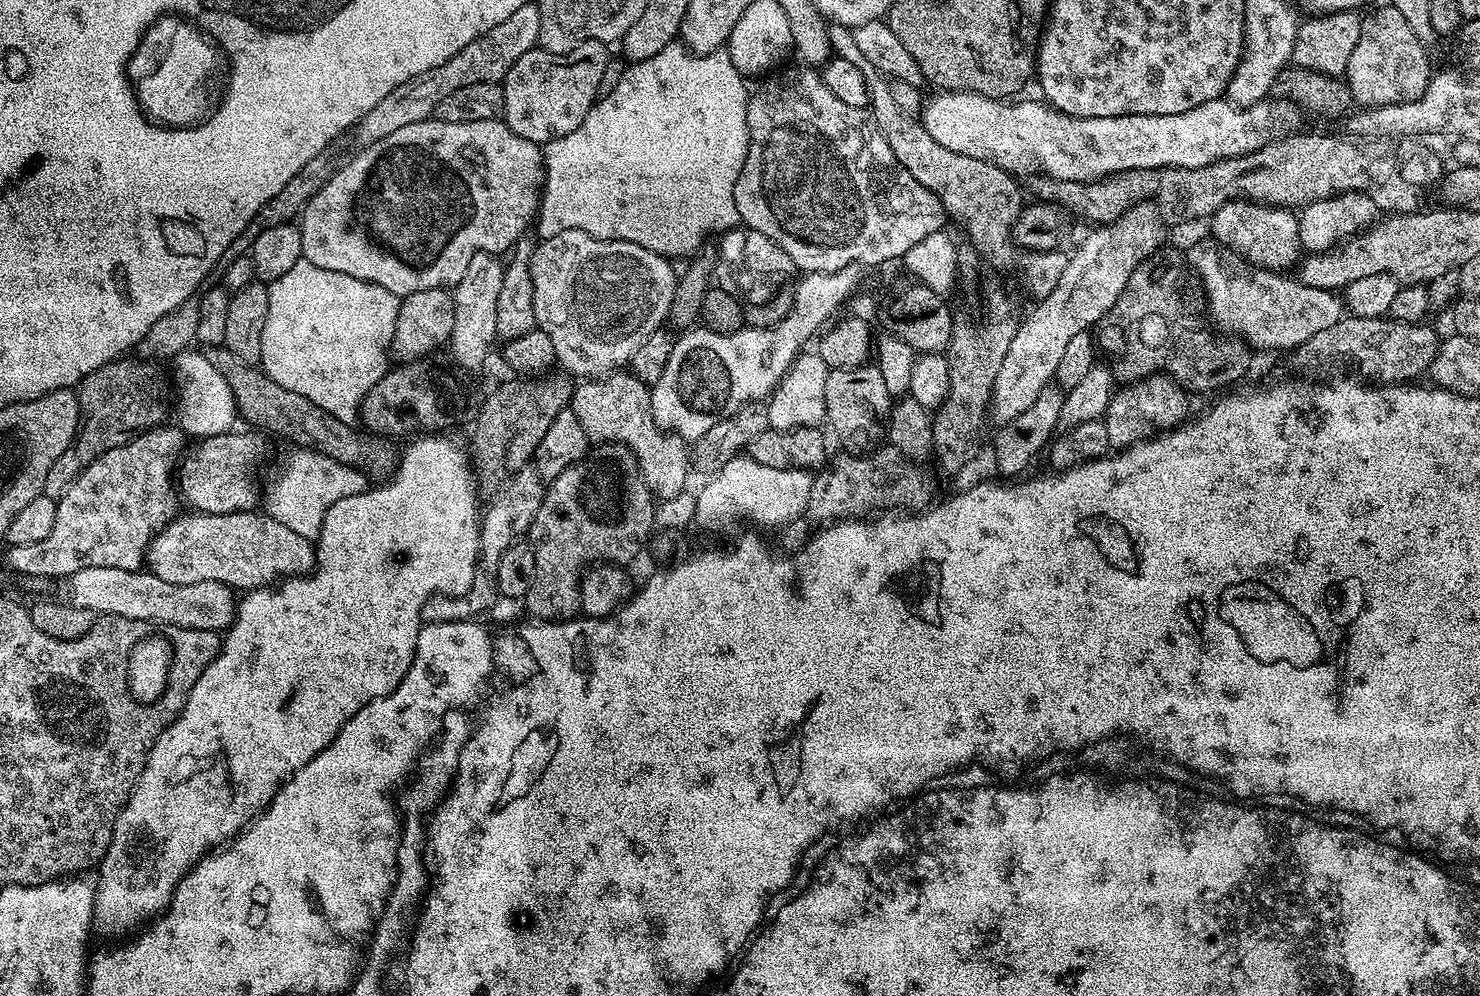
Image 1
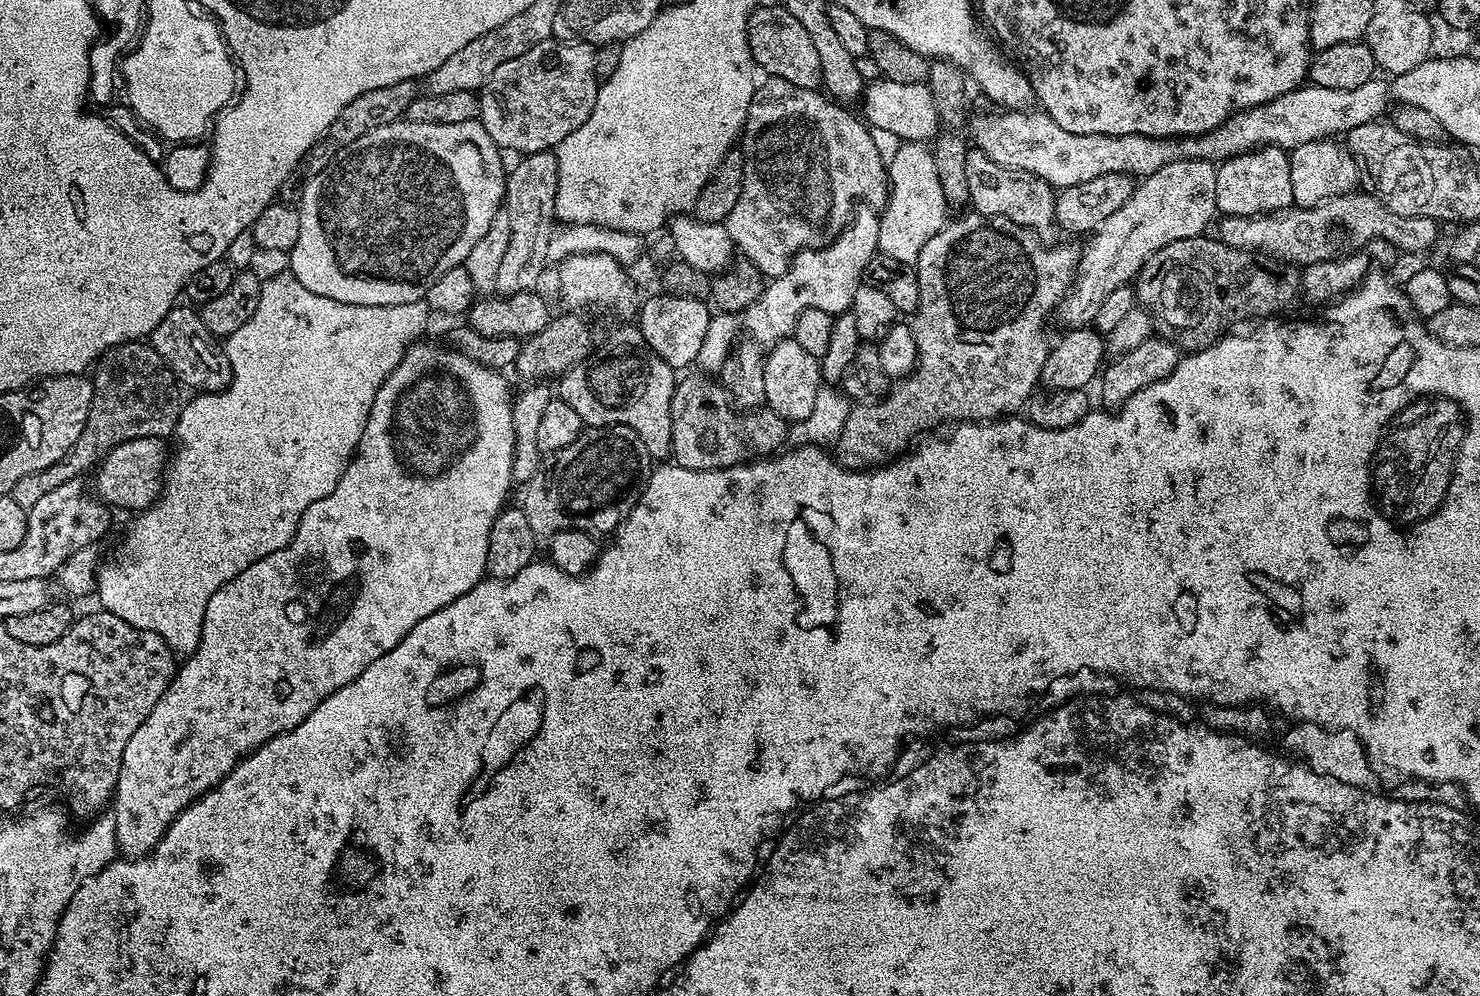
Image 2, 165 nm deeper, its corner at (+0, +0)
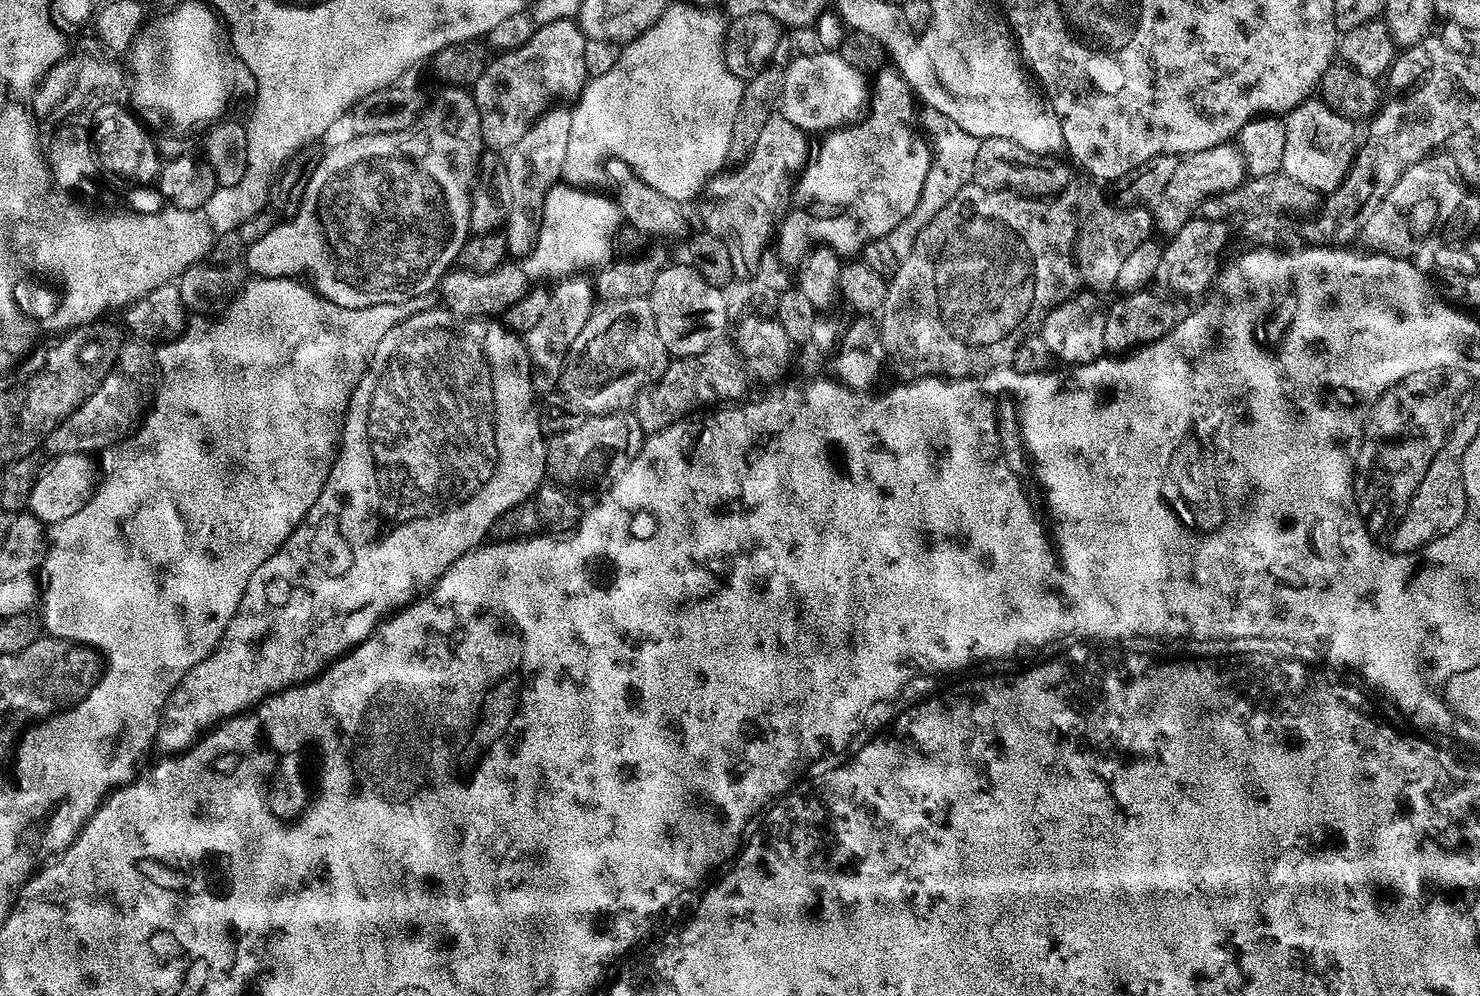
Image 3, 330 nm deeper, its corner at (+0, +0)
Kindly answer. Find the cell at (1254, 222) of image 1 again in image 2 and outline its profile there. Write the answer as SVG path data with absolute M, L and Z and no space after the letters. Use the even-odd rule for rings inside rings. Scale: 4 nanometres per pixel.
M1265 146L1253 148L1250 152L1243 152L1228 160L1219 161L1214 182L1217 213L1225 216L1266 216L1269 212L1278 212L1293 207L1288 158L1289 153L1285 149Z

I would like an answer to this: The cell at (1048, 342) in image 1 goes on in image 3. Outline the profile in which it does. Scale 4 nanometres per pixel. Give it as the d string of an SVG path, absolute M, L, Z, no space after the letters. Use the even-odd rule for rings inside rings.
M1235 143L1219 144L1210 146L1210 150L1190 153L1179 161L1177 169L1174 170L1174 176L1170 178L1169 185L1166 186L1162 199L1159 201L1160 209L1155 209L1155 227L1159 231L1161 228L1165 234L1176 232L1187 220L1193 219L1202 201L1214 194L1234 190L1239 184L1244 183L1245 179L1244 159Z

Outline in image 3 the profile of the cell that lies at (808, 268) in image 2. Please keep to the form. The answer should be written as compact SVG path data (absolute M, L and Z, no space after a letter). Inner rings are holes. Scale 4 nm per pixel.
M885 66L875 73L874 83L870 88L870 107L863 119L855 124L848 125L847 128L835 129L821 139L824 141L821 142L820 149L817 152L815 149L811 160L805 165L803 172L799 173L798 179L795 181L791 207L789 207L788 212L784 215L784 219L780 221L779 229L774 237L774 255L778 257L785 269L799 269L800 264L803 263L809 252L817 246L830 247L841 258L855 257L857 254L863 253L864 246L871 242L871 240L879 240L888 236L891 230L894 229L894 226L897 226L898 222L902 222L914 210L915 203L918 202L923 182L929 170L931 149L924 142L922 144L912 134L912 128L908 125L908 111L912 108L912 100L914 101L914 93L908 87L908 83L904 81L903 76L896 71L895 67Z

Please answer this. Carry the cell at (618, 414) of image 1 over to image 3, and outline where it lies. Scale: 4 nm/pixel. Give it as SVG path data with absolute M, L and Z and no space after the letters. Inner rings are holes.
M639 296L625 300L609 300L593 311L586 326L582 326L582 331L574 338L564 359L564 369L560 371L558 387L564 391L563 399L575 405L581 413L584 411L584 414L593 416L608 416L611 412L627 412L635 405L640 392L658 383L669 363L670 353L658 334L651 299Z

